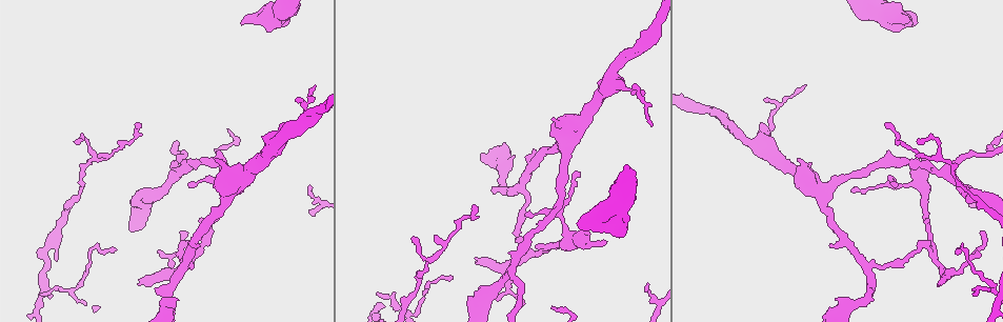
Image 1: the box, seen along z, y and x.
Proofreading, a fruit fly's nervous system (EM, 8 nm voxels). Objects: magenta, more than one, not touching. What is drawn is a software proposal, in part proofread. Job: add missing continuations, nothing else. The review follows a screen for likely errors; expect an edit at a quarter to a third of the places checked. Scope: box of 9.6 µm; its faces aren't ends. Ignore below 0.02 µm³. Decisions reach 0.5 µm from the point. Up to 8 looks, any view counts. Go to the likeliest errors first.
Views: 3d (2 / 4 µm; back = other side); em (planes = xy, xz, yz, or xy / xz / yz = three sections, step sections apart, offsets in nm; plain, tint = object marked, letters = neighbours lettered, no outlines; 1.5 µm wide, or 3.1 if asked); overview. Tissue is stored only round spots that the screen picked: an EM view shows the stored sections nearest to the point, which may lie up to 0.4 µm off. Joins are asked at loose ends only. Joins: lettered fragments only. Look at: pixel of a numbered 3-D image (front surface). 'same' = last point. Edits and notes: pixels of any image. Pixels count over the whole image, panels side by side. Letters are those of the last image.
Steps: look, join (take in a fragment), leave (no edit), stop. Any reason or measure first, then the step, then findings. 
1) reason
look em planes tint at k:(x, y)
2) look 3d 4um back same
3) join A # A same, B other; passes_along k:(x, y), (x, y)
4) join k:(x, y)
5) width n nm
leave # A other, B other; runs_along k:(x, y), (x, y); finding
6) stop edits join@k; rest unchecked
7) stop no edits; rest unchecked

free end
look em xz step 4 tint at 1:(242, 23)

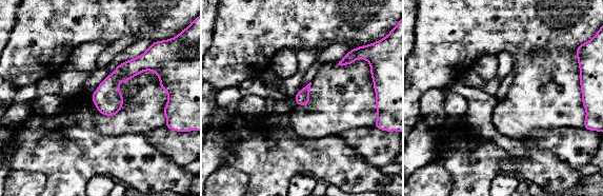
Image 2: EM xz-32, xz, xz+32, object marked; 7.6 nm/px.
look em xy step 4 letters same

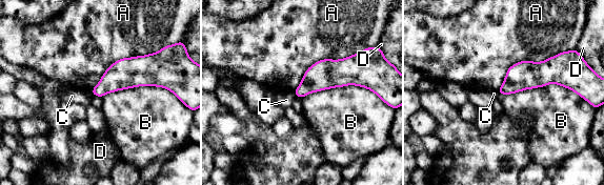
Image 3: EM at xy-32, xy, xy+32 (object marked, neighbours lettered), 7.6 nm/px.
longest_contact B 600 nm
leave # A other, B other, C other, D other; border 3:(577, 93), (546, 84), (498, 94); none of them fits

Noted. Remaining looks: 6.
an open end
look em xy step 8 letters at 1:(497, 301)

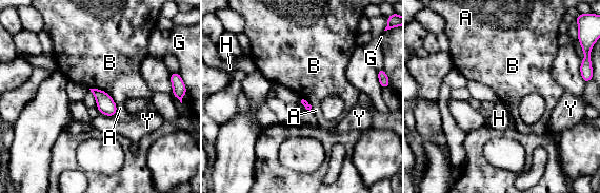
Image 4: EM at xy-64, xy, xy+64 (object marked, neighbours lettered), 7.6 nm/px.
cut it another way
look em planes letters same

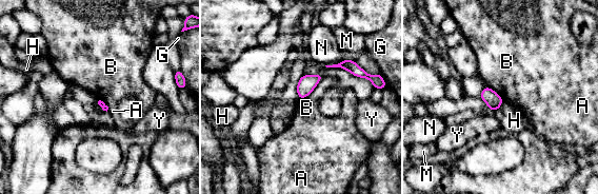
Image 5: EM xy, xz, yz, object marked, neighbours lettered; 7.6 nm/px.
leave # A other, B other, G other, H other, M other, N other, Y other; border 5:(323, 77), (306, 96), (299, 99); none of them fits

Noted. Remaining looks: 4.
branch stops here
look 3d 2um at 1:(768, 99)

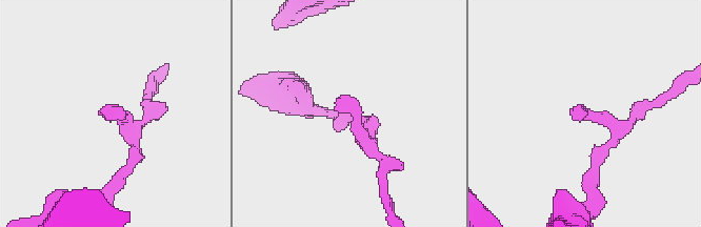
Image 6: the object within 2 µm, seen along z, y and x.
look em planes letters at 6:(584, 112)

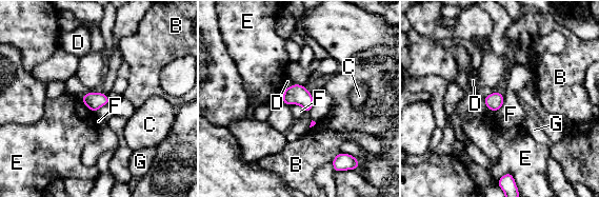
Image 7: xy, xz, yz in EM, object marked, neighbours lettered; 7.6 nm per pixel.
width 140 nm
leave # B other, C other, D other, E other, F other, G other; border 7:(290, 104), (299, 104), (304, 111); no lettered fragment goes on from it

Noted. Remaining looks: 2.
stop no edits; rest unchecked

